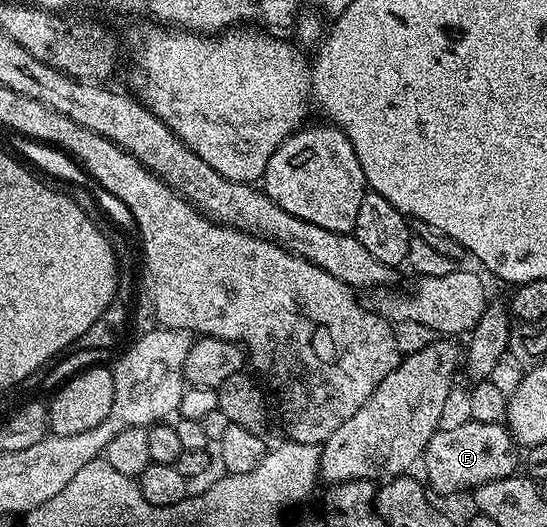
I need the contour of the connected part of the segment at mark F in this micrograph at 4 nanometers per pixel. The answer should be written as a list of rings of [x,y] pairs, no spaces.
[[[472,418],[466,423],[456,423],[453,427],[441,426],[434,437],[430,437],[422,456],[423,478],[427,486],[440,495],[456,495],[459,491],[468,490],[471,492],[483,483],[507,479],[515,474],[521,463],[518,444],[503,422],[483,423]]]

